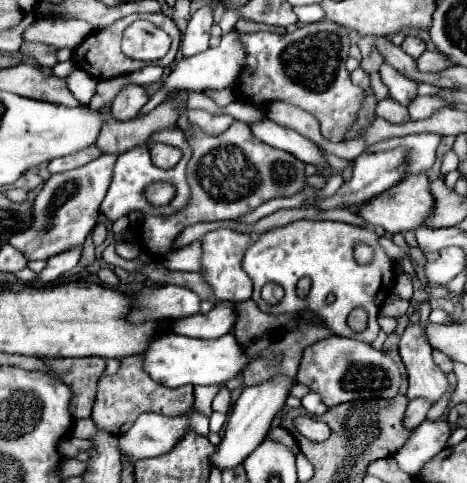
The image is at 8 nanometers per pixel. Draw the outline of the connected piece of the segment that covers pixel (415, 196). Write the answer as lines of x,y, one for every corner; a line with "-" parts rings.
412,173
406,179
402,179
398,185
384,191
384,195
378,195
372,199
372,203
364,203
364,207
358,207
358,215
372,227
382,227
386,233
394,235
398,231
408,231
420,227
420,223
426,221
434,207
434,199
428,189
428,177
424,173

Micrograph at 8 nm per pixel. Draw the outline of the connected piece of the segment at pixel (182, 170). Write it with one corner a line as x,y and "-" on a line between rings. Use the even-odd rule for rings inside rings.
178,125
174,127
166,127
166,129
160,129
156,133
156,143
166,143
166,145
172,145
172,147
178,147
182,151
182,159
176,167
172,169
158,169
152,159
150,159
150,147
148,145
138,145
138,147
132,147
128,149
126,153
122,153
116,161
116,167
114,167
114,177
112,177
112,183
110,183
110,189
100,205
100,213
108,219
108,221
116,221
132,211
142,211
142,213
154,213
154,215
170,215
178,209
184,207
184,203
188,201
190,197
190,187
186,183
186,163
190,159
190,147
184,139
184,133
-
154,181
166,181
170,183
174,189
176,189
176,197
168,203
168,205
152,205
148,199
146,199
146,187
152,185

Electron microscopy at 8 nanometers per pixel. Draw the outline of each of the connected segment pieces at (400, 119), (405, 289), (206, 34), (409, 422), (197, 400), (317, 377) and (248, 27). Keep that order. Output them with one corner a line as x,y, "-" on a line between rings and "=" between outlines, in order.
386,97
386,99
378,101
376,113
378,113
378,117
382,117
382,119
386,119
390,123
406,123
406,121
410,121
408,109
404,105
396,103
392,97
=
402,273
402,275
398,275
396,277
396,285
394,285
394,293
396,295
400,295
402,299
410,299
412,297
412,279
406,275
406,273
=
206,3
202,9
198,9
190,21
188,21
188,29
182,37
182,53
184,57
190,57
190,55
196,55
196,53
202,53
206,51
210,45
210,27
212,27
212,13
210,13
212,5
=
412,399
406,409
404,425
410,429
416,429
426,419
426,413
430,411
430,407
432,407
432,403
428,403
428,399
=
210,385
210,387
194,387
194,407
206,415
212,413
212,399
214,395
218,393
218,387
216,385
=
332,335
330,339
322,339
304,349
298,383
316,391
326,407
334,407
354,399
392,399
400,391
402,377
396,363
386,353
368,343
=
240,19
236,23
236,31
242,31
242,33
254,33
254,31
272,31
274,27
268,27
268,25
262,25
262,23
256,23
256,21
246,21
246,19

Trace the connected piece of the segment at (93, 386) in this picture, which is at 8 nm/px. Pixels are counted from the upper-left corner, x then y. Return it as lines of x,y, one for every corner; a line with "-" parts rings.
80,357
80,359
46,359
46,361
56,371
56,377
74,391
72,415
76,419
90,417
96,401
100,375
104,375
106,371
106,359

